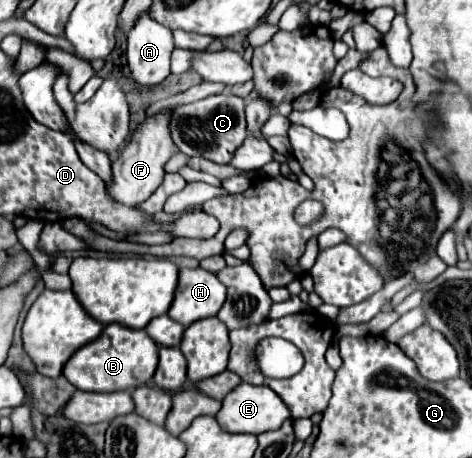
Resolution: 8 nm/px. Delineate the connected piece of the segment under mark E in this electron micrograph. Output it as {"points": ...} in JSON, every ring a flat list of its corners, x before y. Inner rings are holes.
{"points":[[244,382,222,400,222,408,216,414,218,424,226,432,248,432,256,436,268,430,278,430,282,422,286,422,288,418,290,418,290,410,274,390,270,390,268,386,250,386]]}

